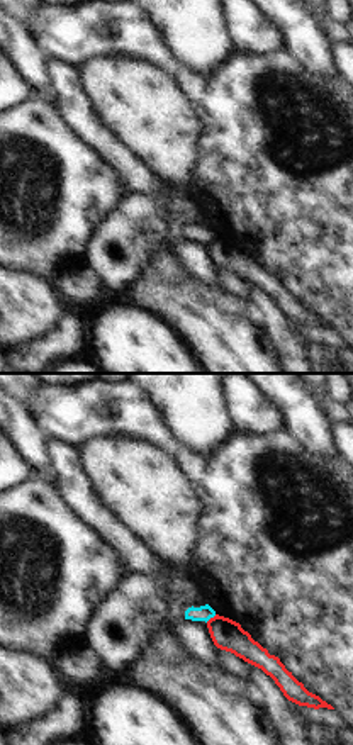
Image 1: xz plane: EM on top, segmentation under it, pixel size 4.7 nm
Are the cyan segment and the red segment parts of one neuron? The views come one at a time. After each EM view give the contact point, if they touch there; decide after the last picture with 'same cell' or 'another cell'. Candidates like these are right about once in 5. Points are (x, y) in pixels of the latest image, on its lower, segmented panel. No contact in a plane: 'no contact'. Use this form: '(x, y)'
(211, 616)

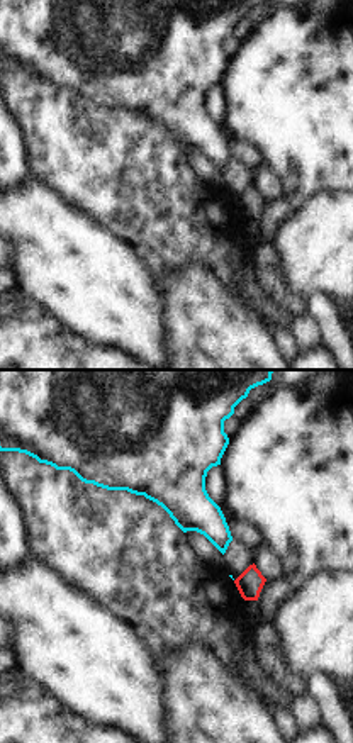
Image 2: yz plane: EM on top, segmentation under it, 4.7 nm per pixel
no contact

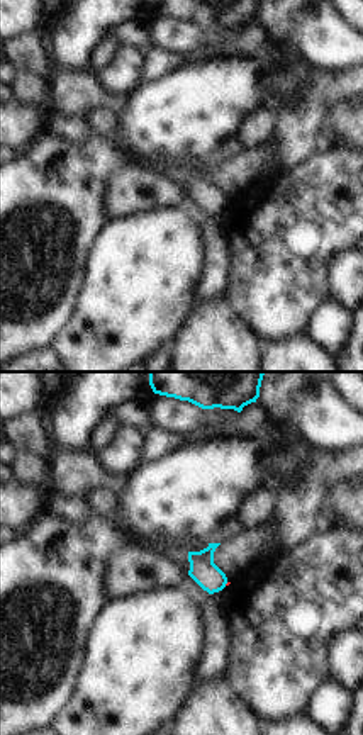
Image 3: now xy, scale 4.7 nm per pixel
no contact

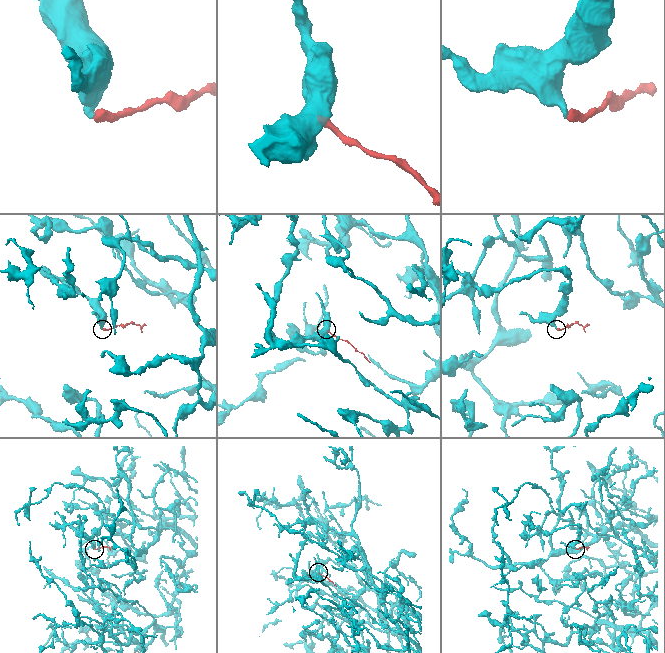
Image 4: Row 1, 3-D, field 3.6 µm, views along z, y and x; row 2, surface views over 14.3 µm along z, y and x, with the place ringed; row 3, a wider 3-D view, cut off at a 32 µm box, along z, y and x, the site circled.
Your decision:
another cell

